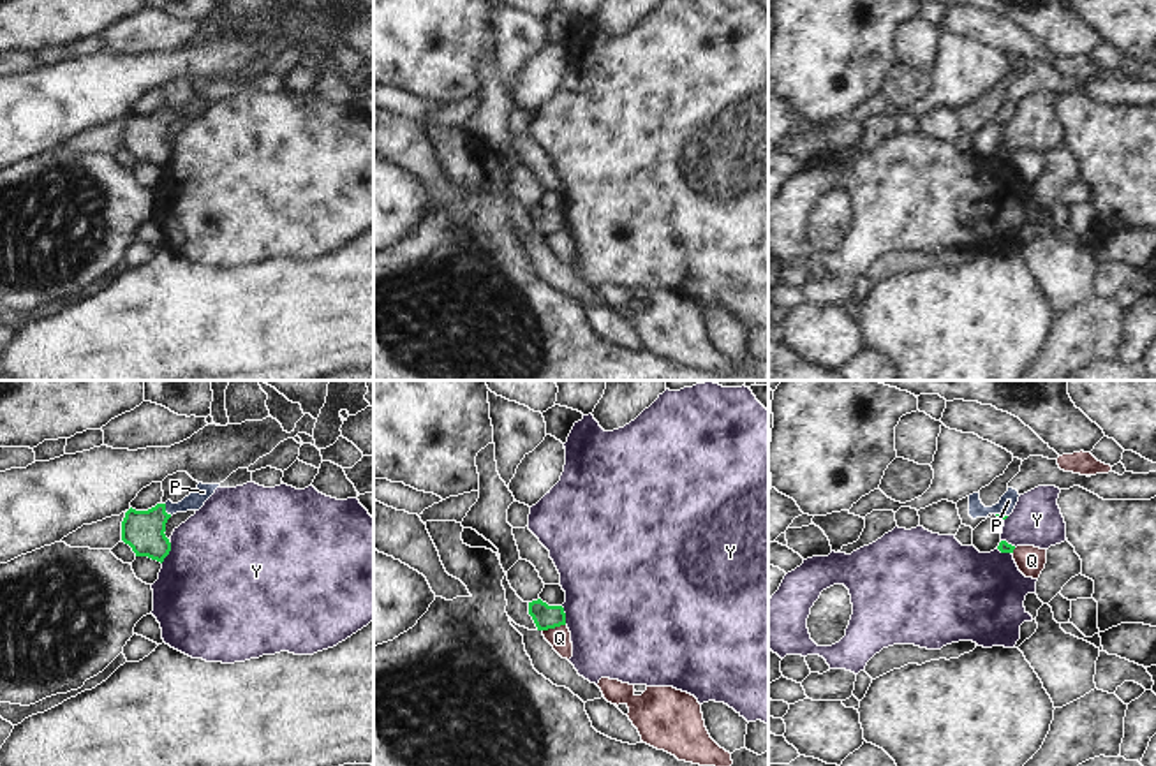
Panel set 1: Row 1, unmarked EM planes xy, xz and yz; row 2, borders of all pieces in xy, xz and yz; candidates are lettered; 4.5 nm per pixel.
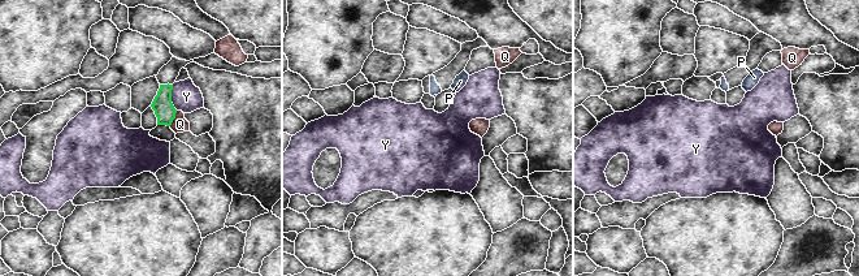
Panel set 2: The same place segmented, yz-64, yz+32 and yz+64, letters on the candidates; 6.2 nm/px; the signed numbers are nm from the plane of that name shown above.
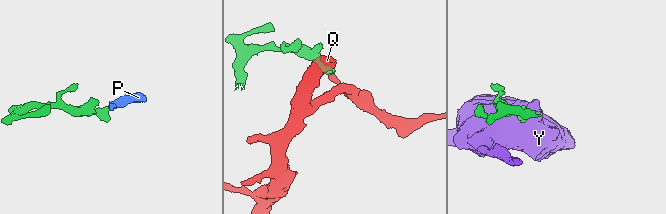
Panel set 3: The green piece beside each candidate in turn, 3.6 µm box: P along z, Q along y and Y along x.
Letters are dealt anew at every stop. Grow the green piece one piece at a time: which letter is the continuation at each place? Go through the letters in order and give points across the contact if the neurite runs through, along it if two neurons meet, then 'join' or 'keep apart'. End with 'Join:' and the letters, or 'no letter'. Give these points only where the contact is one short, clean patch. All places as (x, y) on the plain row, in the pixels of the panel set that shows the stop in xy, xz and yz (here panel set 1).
P: way xy (143, 136), (164, 117), (189, 110), (203, 97); join
Q: border xz (564, 229), (543, 236); keep apart
Y: border xy (171, 148), (170, 159), (161, 168); keep apart
Join: P

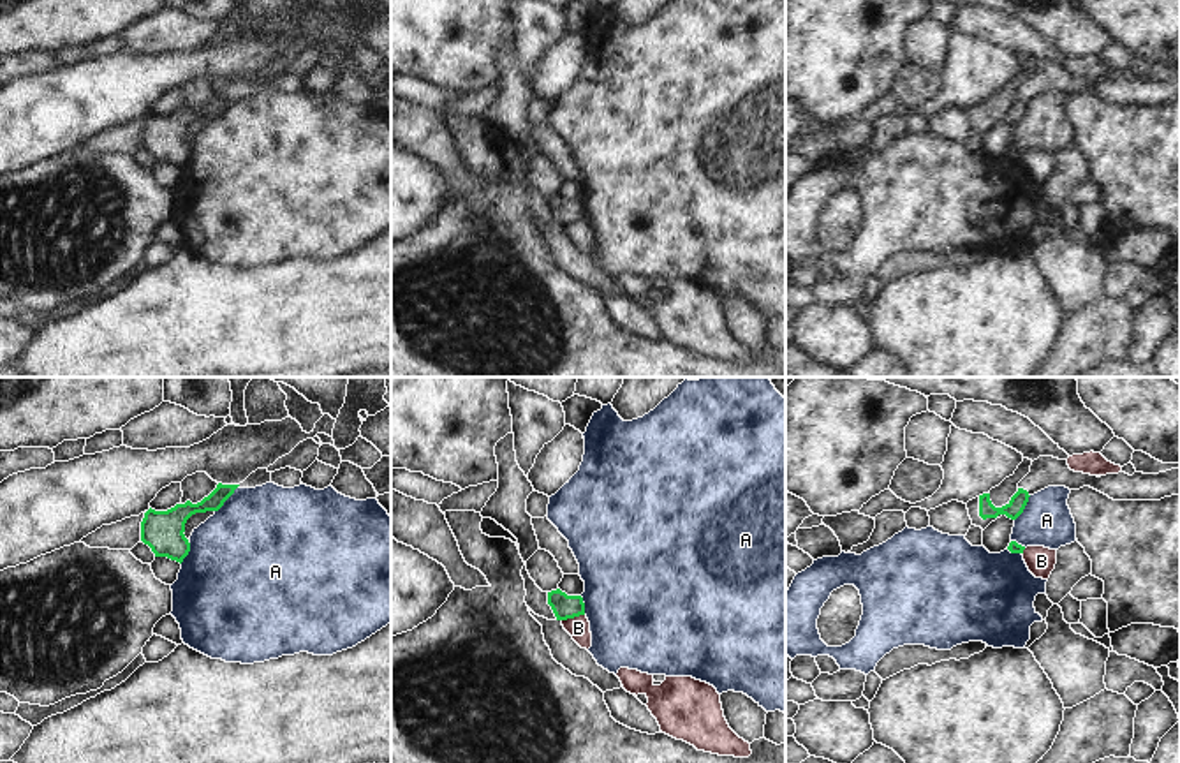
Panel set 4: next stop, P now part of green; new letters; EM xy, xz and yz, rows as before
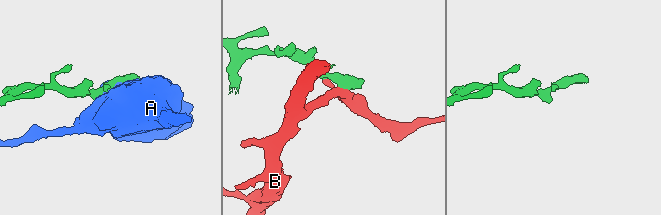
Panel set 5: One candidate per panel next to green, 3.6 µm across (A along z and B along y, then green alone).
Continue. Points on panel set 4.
A: keep apart
B: border xz (583, 219), (562, 226); keep apart
Join: no letter

